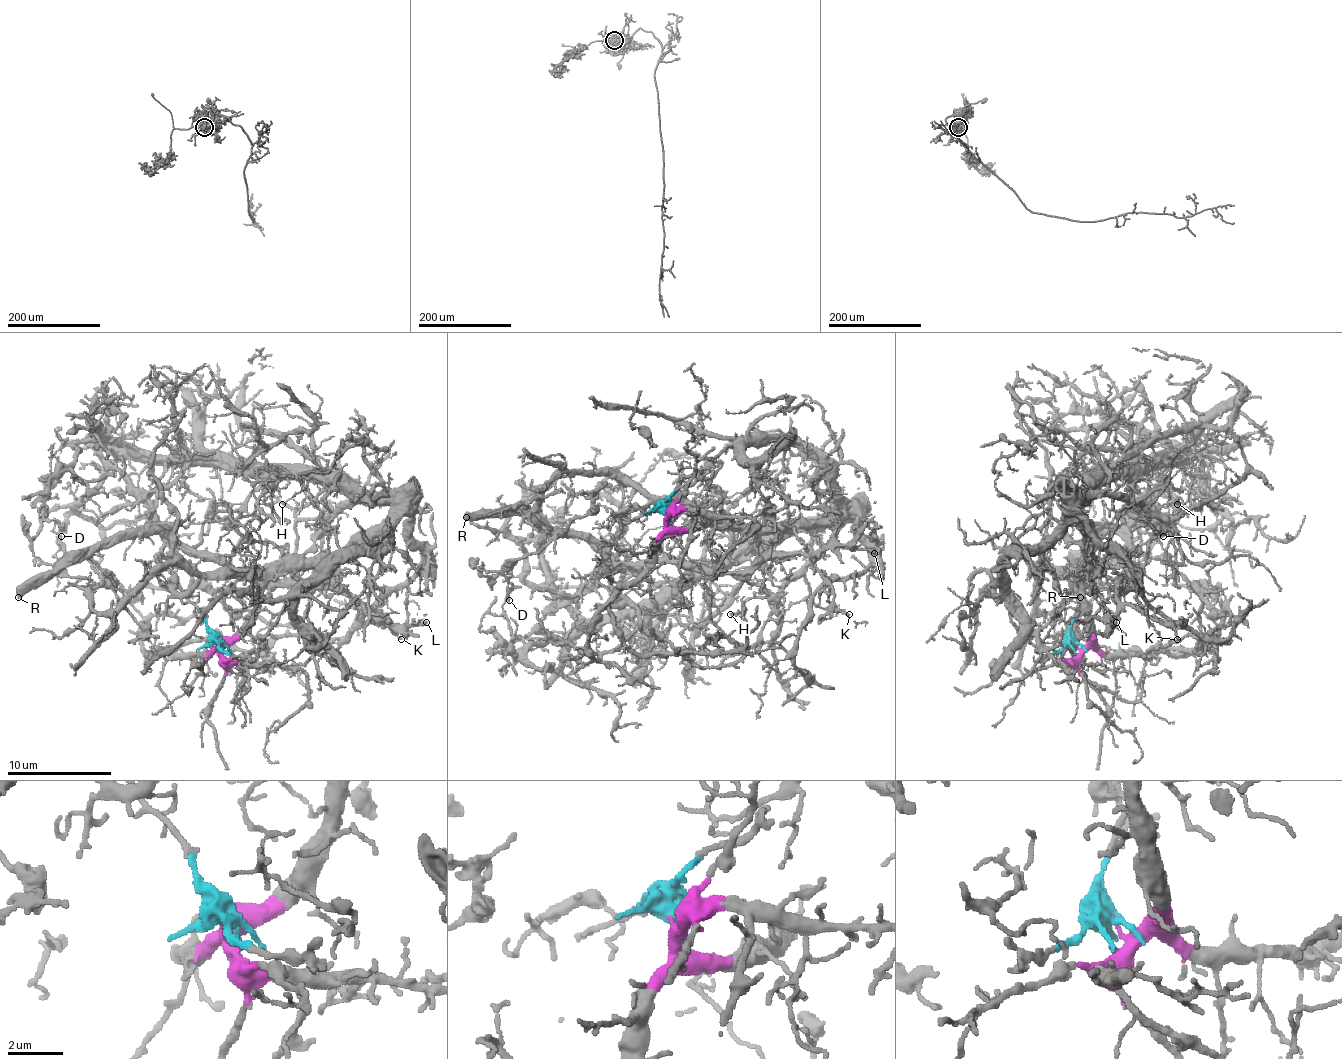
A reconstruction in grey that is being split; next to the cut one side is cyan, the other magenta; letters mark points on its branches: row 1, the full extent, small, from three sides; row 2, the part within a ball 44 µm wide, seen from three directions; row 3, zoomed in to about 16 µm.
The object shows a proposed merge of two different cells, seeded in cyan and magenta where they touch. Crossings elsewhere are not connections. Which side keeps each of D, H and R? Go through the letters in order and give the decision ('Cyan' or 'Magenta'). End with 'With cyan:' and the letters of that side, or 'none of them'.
D: Cyan
H: Magenta
R: Cyan
With cyan: D, R

